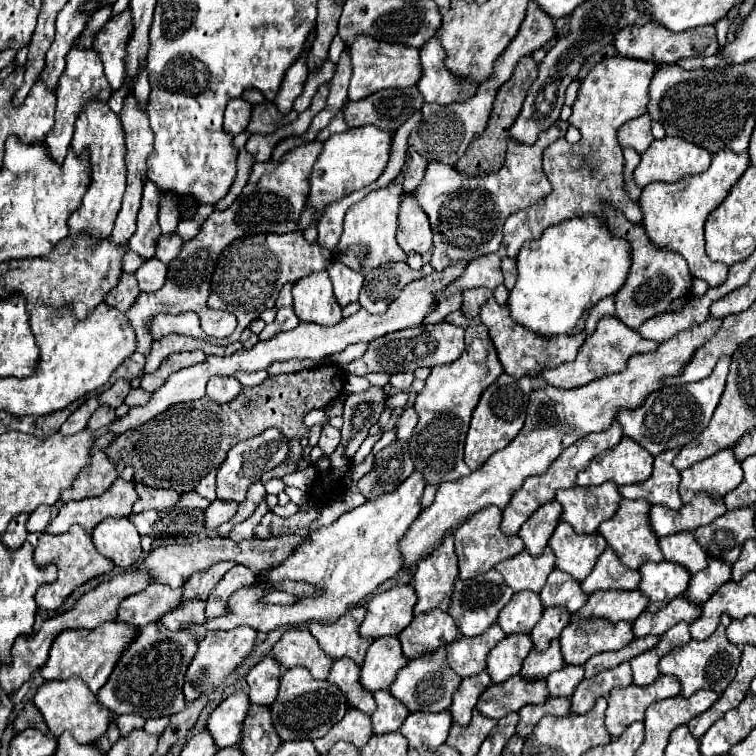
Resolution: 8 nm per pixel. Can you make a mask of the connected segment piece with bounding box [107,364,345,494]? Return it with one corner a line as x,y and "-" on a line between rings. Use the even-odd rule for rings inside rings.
321,364
311,370
301,370
293,374
279,374
279,376
269,376
265,382
261,382
257,388
243,388
241,394
237,394
229,404
217,404
209,400
207,396
195,402
185,402
185,404
175,404
167,408
165,412
157,414
149,424
129,430
121,434
111,446
107,456
117,464
119,460
125,462
125,466
131,466
135,470
133,480
141,482
151,488
173,488
175,492
191,492
199,484
203,476
207,476
211,470
219,468
219,464
225,460
227,452
231,446
235,446
241,440
249,440
253,436
259,436
267,428
277,428
285,438
303,438
309,436
309,430
303,424
303,418
309,410
325,408
331,400
335,400
345,384
345,372
335,366
335,364

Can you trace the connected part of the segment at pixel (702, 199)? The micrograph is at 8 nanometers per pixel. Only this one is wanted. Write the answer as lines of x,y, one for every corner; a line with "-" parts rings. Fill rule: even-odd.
747,150
737,154
737,152
715,152
715,158
709,166
709,170
695,174
695,176
687,176
679,182
673,184
665,184
665,182
653,182
649,186
643,188
643,194
639,198
641,210
643,210
643,226
649,234
649,238
657,244
657,246
665,246
673,252
679,252
687,264
689,264
689,272
693,278
701,278
705,280
709,286
719,286
725,278
727,278
727,266
721,262
713,262
709,260
709,256
705,254
705,236
703,236
703,224
707,220
707,216
727,198
729,190
733,188
733,184
743,176
743,172
749,168
749,154

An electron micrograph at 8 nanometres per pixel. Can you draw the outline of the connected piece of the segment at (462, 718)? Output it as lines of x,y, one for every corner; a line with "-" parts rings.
481,672
477,676
463,678
457,692
453,692
453,704
449,708
453,722
459,726
467,726
471,722
471,712
481,696
481,692
491,684
491,678
487,678
487,672

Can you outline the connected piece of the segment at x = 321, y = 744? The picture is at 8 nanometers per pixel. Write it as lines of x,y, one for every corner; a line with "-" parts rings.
349,708
349,712
343,716
343,720
339,724
335,724
323,738
315,740
313,744
319,750
319,754
327,754
331,750
331,746
339,740
347,740
347,742
355,744
357,748
363,748
371,736
373,736
371,718
357,708

